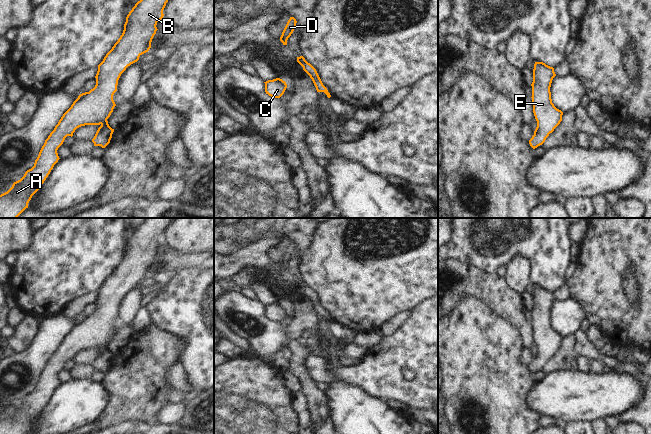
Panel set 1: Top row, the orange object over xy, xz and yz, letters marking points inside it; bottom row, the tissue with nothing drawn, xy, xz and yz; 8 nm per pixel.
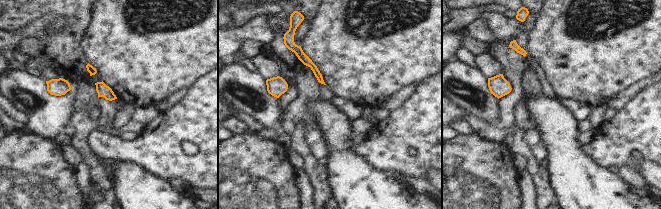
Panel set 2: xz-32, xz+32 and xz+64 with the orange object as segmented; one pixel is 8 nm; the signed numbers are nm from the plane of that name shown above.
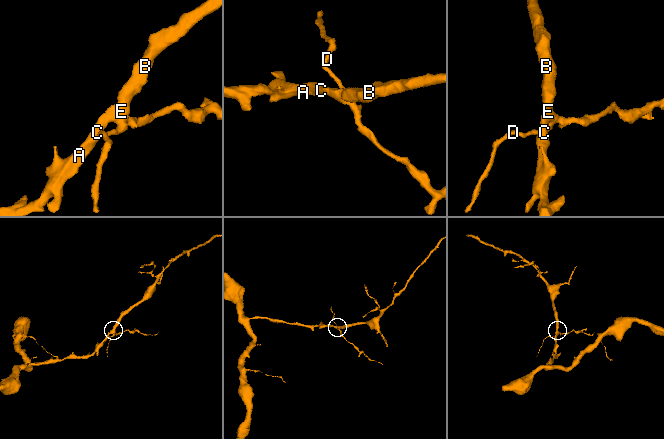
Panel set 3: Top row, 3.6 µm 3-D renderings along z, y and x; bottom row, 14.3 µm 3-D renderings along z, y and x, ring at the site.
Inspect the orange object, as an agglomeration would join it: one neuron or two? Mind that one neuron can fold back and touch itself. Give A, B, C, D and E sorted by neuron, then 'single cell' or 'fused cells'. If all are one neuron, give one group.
A B C D E; single cell

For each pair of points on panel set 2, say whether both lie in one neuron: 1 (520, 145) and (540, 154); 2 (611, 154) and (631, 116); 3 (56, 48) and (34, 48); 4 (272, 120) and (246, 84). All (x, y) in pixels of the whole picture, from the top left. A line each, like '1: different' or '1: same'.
1: different
2: same
3: same
4: same

